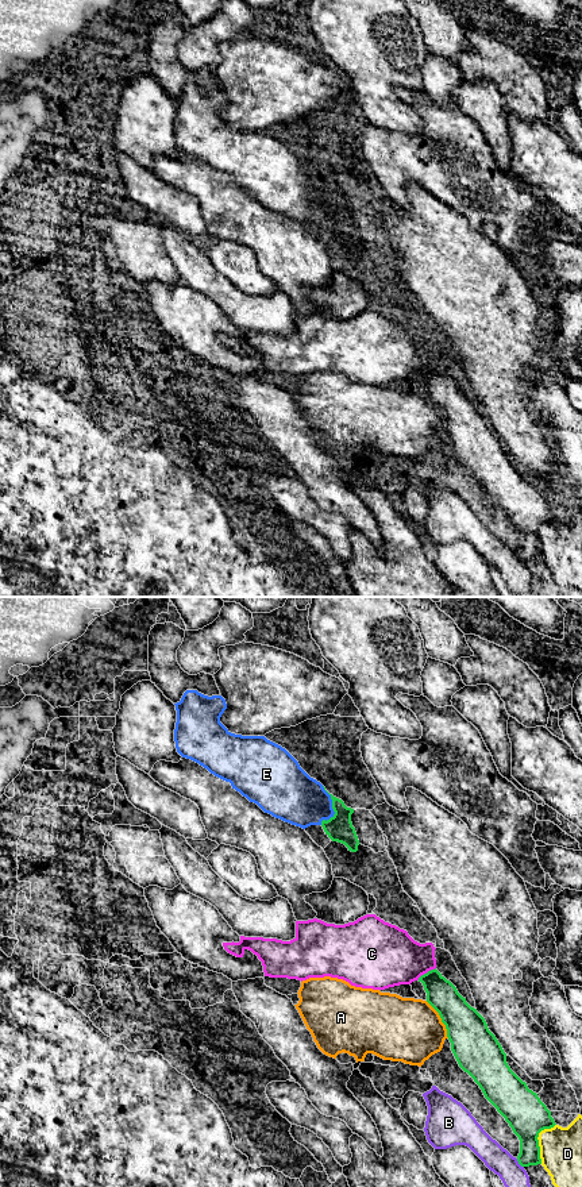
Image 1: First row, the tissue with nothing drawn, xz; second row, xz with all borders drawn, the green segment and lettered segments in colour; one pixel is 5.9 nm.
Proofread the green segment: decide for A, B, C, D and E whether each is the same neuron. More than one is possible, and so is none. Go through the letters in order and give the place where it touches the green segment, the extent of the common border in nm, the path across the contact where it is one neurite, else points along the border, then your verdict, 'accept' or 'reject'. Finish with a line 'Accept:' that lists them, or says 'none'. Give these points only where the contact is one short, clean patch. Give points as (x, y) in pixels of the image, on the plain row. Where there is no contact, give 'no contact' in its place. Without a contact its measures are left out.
A: xz (442, 415) | 260 nm | along xz (426, 396), (438, 408), (448, 432) | reject
B: xz (519, 558) | 70 nm | reject
C: xz (427, 367) | 130 nm | along xz (435, 362), (417, 374) | reject
D: xz (538, 535) | 260 nm | reject
E: xz (332, 203) | 240 nm | along xz (322, 181), (330, 191), (334, 208), (320, 219) | reject
Accept: none

